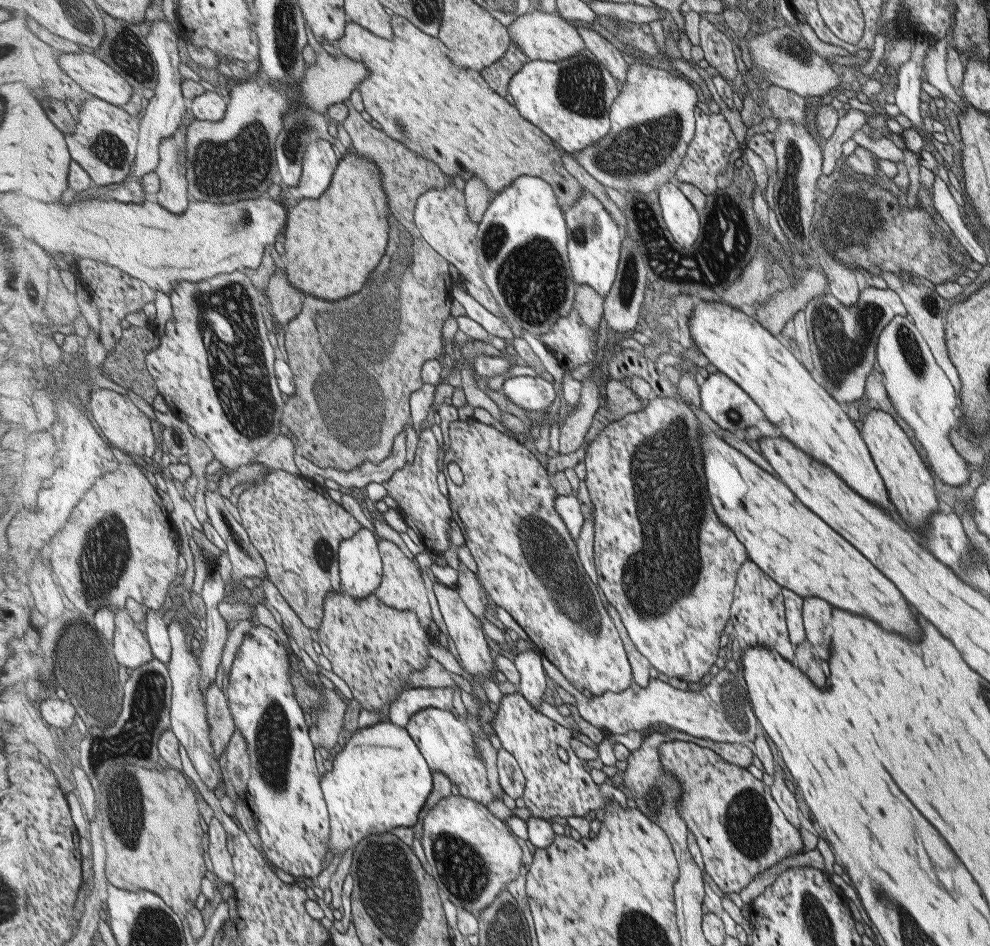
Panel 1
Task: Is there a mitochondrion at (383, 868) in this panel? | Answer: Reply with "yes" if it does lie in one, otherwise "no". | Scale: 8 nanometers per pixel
yes

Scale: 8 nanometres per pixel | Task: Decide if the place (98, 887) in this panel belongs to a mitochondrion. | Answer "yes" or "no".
no

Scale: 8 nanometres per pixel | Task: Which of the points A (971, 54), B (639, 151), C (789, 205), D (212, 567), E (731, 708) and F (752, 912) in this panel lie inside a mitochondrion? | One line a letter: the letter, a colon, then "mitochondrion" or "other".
A: other
B: mitochondrion
C: mitochondrion
D: other
E: mitochondrion
F: other

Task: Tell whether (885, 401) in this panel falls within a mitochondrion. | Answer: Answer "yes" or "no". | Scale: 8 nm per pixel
no

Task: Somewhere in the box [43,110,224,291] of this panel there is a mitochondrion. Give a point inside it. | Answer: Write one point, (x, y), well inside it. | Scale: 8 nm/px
(110, 151)

